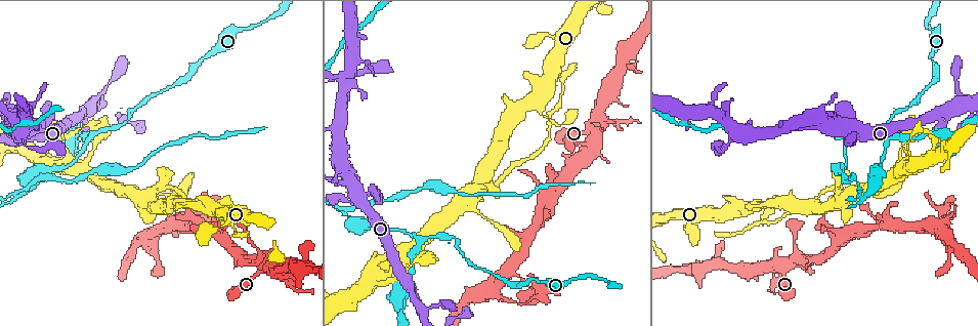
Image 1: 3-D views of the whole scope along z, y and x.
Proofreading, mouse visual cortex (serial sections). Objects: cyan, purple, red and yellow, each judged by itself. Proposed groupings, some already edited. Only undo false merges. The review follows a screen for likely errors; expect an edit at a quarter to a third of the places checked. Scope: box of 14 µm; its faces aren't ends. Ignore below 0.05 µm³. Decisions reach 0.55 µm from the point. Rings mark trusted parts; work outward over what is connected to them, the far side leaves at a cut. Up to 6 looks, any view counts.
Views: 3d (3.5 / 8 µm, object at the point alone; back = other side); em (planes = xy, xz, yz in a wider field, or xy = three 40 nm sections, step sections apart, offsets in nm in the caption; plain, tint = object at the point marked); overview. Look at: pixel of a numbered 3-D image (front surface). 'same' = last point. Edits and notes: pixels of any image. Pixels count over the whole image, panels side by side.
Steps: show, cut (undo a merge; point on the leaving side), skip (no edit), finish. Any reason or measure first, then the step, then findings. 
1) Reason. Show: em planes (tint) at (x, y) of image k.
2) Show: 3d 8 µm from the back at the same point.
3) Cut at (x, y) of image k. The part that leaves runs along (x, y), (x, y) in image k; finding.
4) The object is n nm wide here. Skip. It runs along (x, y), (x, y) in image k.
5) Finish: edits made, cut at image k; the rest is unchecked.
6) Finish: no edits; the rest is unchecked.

Three arms meet. Show: 3d 3.5 µm at (95, 134) of image 1.

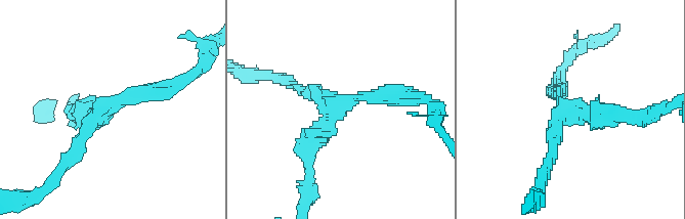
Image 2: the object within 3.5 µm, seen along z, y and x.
3 arms meet here; the arms are 200, 250, 300 nm wide; need the tissue. Show: em xy step 5 (tint) at (336, 102) of image 2.

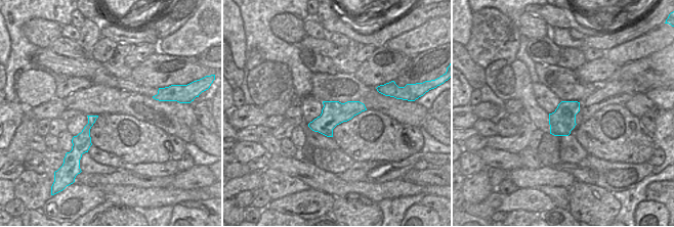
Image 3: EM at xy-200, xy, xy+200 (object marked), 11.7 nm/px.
Show: em xy step 2 (tint) at the same point.

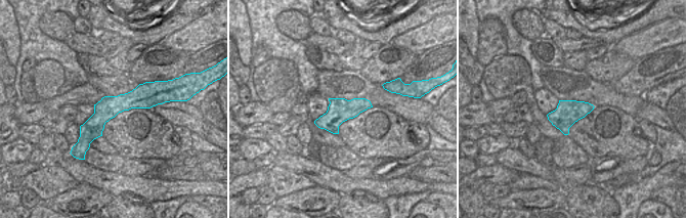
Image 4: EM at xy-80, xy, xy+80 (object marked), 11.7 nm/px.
Skip. It runs along (170, 88), (103, 106), (69, 158) in image 2; all the same cell.

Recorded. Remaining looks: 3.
Show: 3d 3.5 µm at (342, 212) of image 1.

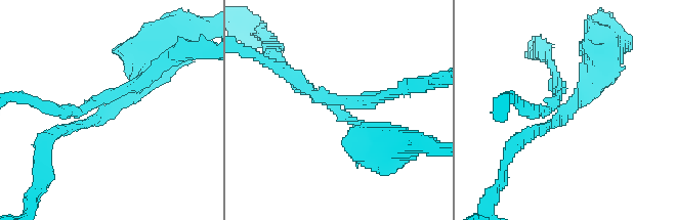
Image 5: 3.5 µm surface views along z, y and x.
Show: em xy step 2 (tint) at (341, 112) of image 5.

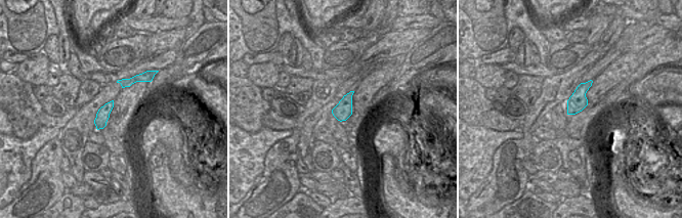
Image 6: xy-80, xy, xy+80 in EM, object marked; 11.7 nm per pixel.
The object is 200 nm wide here. Cut at (44, 110) of image 5. The part that leaves runs along (340, 104), (372, 102), (425, 84) in image 5; a second cell is stuck on.

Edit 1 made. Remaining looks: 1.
Finish: edits made, cut at image 5; the rest is unchecked.

